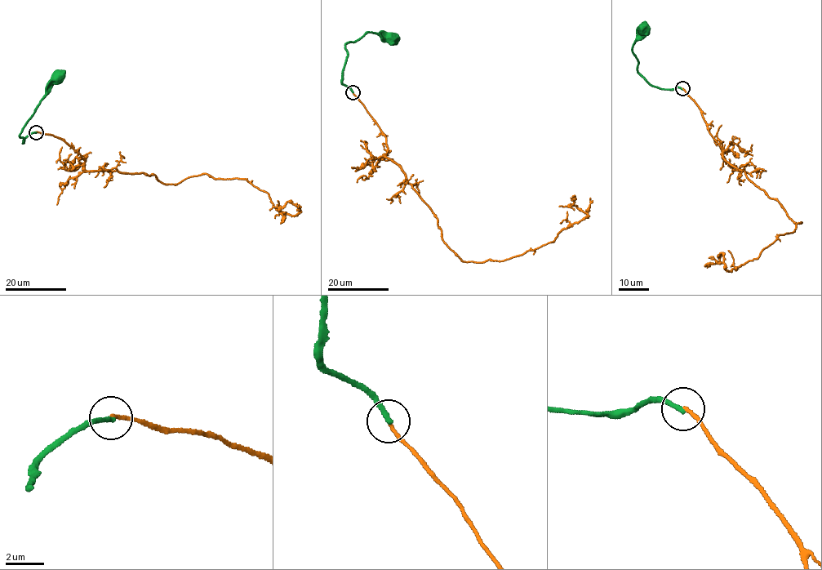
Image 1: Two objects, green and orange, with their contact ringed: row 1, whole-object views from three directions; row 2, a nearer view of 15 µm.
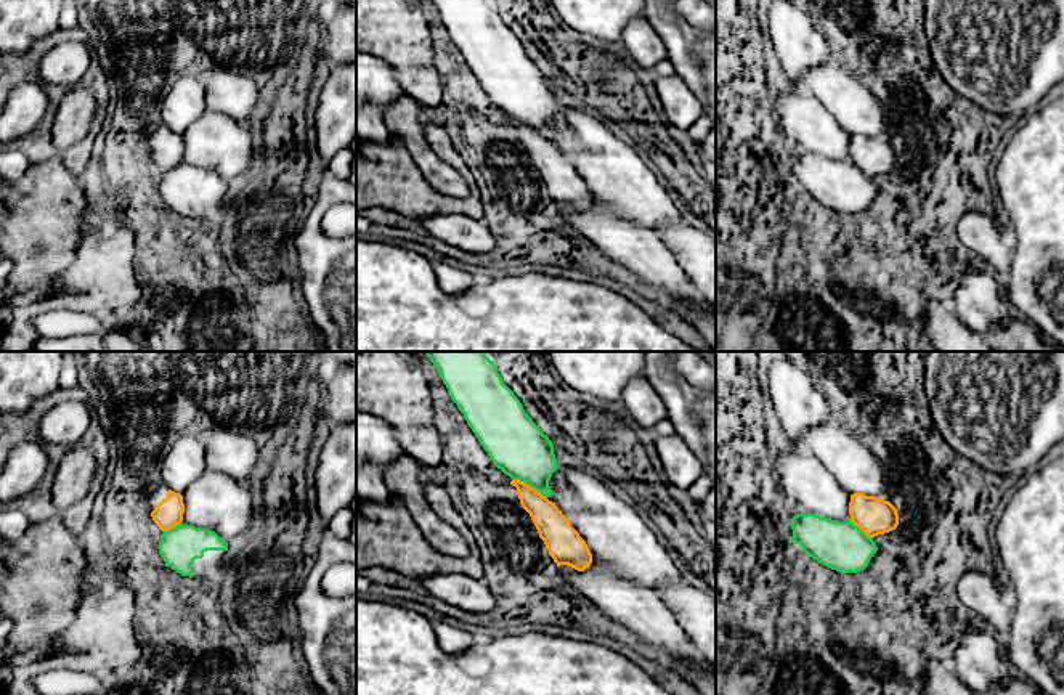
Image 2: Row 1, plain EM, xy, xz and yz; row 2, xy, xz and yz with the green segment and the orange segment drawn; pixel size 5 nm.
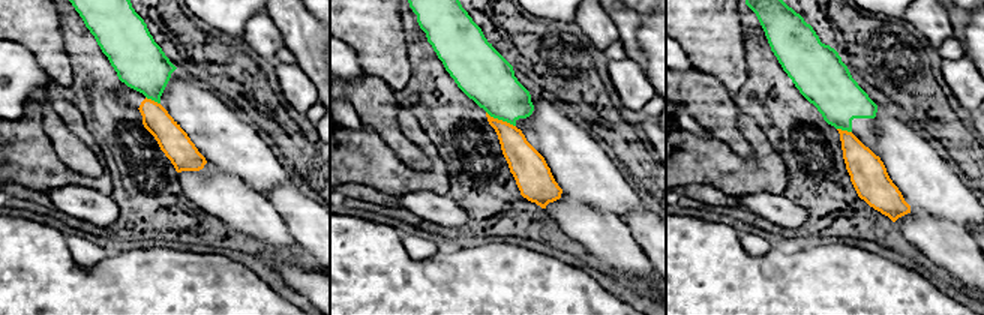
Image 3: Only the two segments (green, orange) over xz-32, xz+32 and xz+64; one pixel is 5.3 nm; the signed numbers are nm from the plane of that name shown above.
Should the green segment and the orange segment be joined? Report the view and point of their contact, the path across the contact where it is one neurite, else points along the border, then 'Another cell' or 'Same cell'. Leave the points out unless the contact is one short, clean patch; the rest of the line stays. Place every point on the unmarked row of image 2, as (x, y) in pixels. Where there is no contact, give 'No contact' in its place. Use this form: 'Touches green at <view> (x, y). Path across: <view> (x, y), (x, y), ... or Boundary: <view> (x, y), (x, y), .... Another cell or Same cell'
Touches green at xz (530, 125). Boundary: xz (512, 119), (523, 121), (546, 138). Another cell

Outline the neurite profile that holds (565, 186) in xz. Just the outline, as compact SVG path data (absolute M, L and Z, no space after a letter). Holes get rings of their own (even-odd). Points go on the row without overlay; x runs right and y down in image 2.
M512 120L510 125L517 128L522 148L530 154L557 207L568 205L578 212L589 209L592 194L562 151L525 122Z

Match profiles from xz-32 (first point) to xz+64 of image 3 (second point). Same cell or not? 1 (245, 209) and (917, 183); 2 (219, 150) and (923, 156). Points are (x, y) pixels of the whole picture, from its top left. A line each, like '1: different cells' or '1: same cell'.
1: different cells
2: same cell

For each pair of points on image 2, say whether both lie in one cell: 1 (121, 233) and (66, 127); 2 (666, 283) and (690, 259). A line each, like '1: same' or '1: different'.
1: different
2: different

